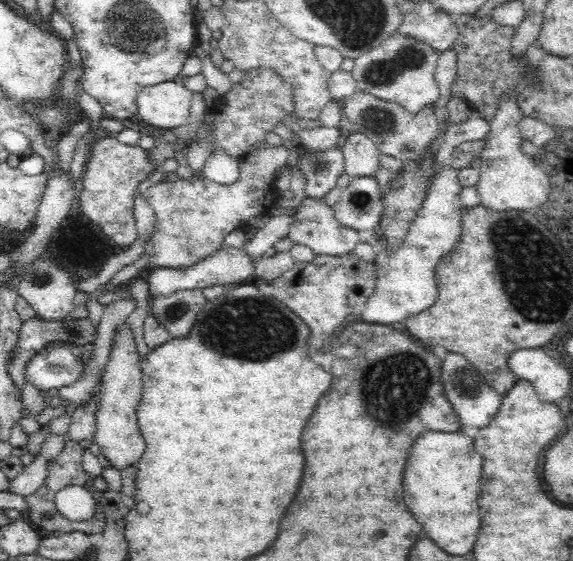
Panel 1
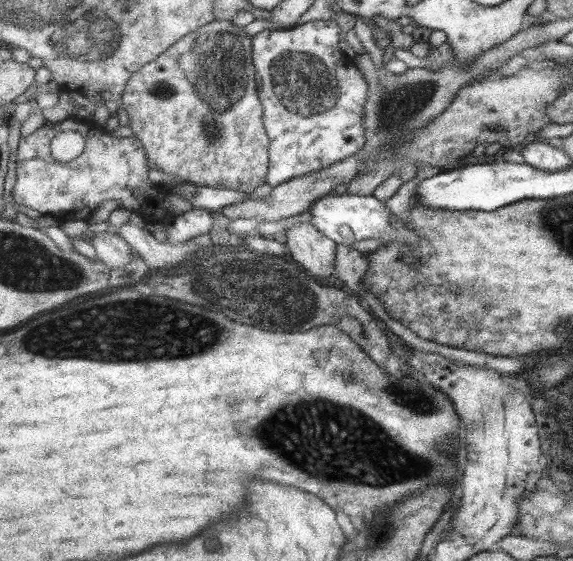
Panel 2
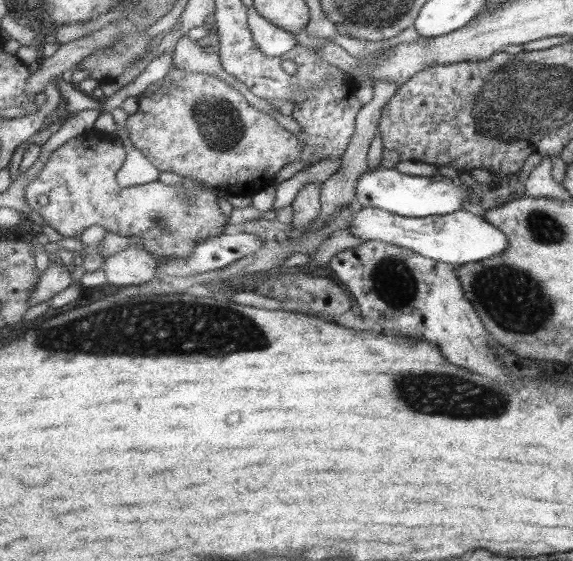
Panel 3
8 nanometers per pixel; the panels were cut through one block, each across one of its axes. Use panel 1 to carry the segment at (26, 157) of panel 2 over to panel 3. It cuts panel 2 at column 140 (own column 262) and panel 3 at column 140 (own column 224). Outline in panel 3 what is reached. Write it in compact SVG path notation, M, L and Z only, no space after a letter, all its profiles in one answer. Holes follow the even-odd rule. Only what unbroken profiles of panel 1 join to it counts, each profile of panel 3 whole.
M93 130L73 137L50 152L46 163L26 186L27 202L33 211L39 213L49 226L63 237L81 238L81 234L90 226L101 226L107 232L121 237L133 236L139 240L143 250L147 250L157 263L169 260L189 260L194 248L211 236L219 236L226 226L227 216L218 208L218 198L209 190L201 188L201 182L183 179L177 186L164 186L158 181L128 188L122 188L117 180L125 158L122 143L114 141L109 134ZM185 196L191 196L191 202L185 204Z

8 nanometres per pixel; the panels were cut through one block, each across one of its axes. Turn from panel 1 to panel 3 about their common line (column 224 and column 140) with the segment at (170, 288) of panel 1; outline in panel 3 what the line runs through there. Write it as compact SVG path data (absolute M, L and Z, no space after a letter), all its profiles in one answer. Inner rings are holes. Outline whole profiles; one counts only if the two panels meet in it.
M137 244L109 256L103 269L108 284L127 287L149 282L156 266L155 258Z

